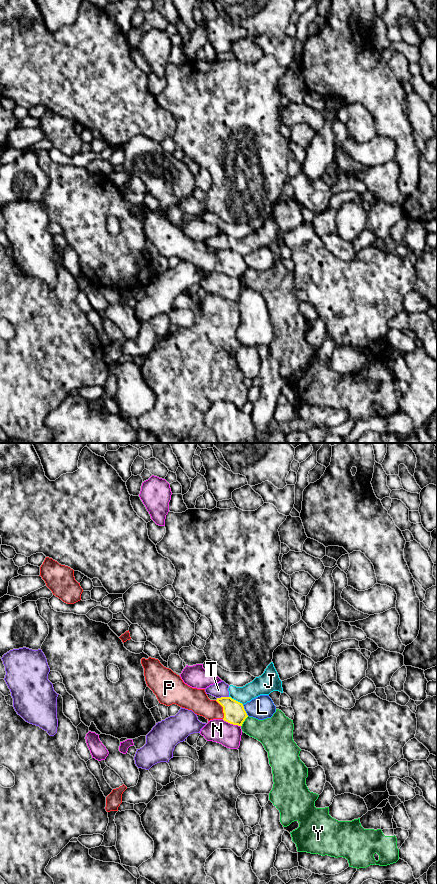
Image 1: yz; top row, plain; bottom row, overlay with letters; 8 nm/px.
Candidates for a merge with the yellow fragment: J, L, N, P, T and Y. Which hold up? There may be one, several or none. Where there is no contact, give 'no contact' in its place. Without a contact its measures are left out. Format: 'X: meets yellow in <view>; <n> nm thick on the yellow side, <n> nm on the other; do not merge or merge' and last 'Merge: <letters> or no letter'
J: meets yellow in yz; 180 nm thick on the yellow side, 160 nm on the other; do not merge
L: meets yellow in yz; 180 nm thick on the yellow side, 190 nm on the other; do not merge
N: meets yellow in yz; 180 nm thick on the yellow side, 190 nm on the other; do not merge
P: meets yellow in yz; 180 nm thick on the yellow side, 180 nm on the other; merge
T: meets yellow in yz; 180 nm thick on the yellow side, 120 nm on the other; do not merge
Y: meets yellow in yz; 180 nm thick on the yellow side, 240 nm on the other; do not merge
Merge: P

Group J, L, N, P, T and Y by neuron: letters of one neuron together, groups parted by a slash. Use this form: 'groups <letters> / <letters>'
groups J T / L / N / P / Y

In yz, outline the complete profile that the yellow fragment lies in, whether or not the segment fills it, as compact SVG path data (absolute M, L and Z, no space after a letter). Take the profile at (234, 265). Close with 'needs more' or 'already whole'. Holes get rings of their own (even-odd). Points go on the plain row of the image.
M142 210L141 216L144 220L146 236L161 256L166 258L176 256L182 260L192 262L208 273L223 271L238 278L242 278L248 269L242 255L231 249L210 252L205 241L188 238L179 227L164 219L158 211Z; needs more

